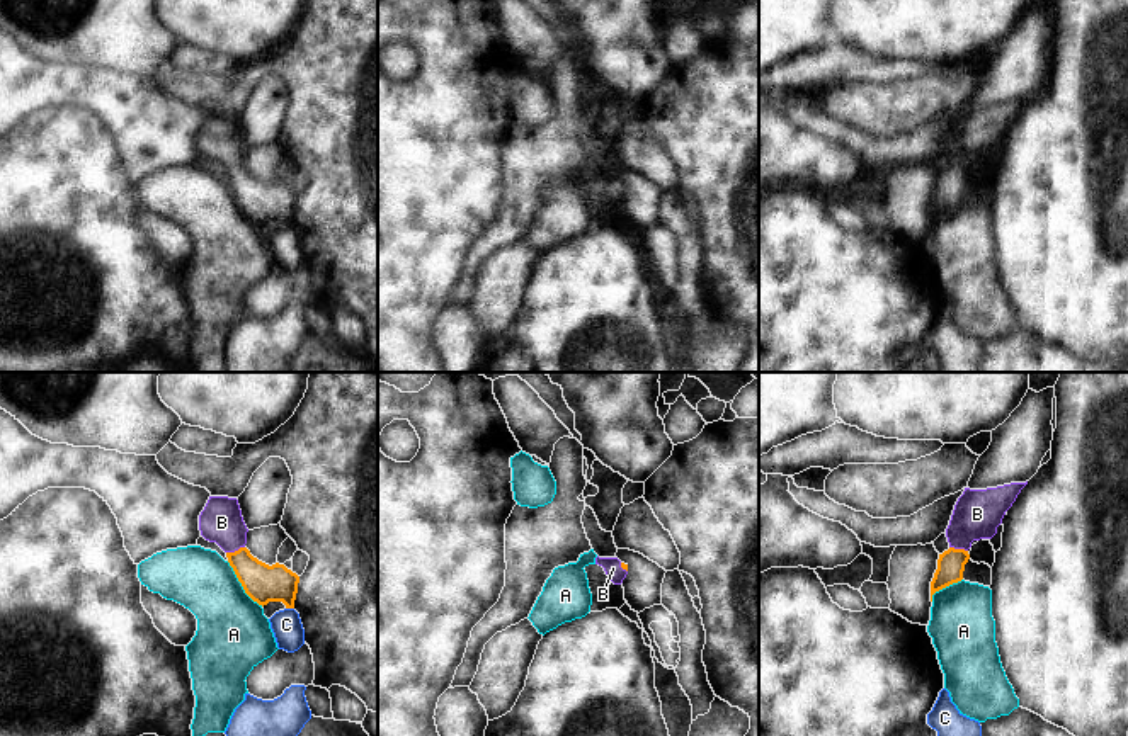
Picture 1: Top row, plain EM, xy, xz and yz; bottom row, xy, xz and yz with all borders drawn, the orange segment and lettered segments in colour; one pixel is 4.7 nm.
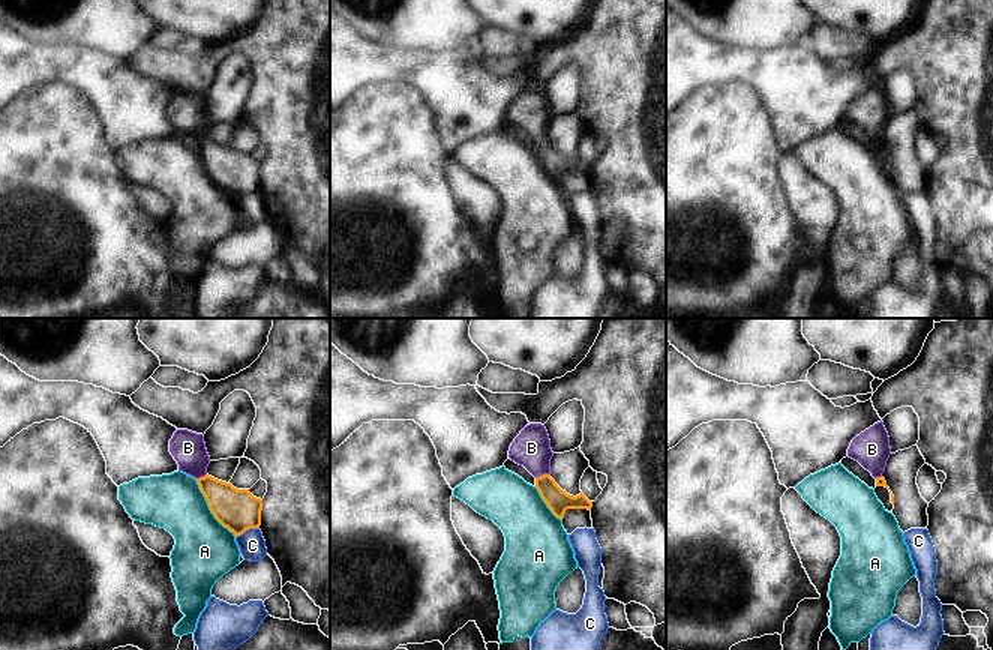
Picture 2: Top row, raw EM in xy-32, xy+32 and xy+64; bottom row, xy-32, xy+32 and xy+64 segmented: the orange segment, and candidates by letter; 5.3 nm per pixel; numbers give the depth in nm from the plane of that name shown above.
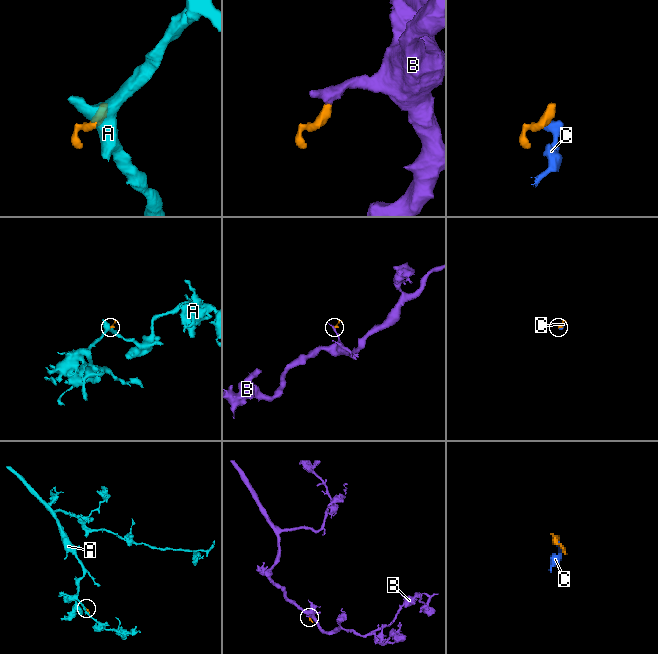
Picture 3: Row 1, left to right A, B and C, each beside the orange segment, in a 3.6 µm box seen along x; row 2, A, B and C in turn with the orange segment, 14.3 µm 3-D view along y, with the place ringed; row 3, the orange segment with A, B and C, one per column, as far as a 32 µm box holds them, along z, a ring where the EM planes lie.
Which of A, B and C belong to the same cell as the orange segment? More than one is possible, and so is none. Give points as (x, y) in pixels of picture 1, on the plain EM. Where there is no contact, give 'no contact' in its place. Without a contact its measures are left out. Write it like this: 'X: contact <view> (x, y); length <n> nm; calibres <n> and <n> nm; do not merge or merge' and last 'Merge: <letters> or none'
A: contact xy (242, 204); length 280 nm; calibres 180 and 340 nm; do not merge
B: contact xy (235, 170); length 90 nm; calibres 180 and 200 nm; merge
C: contact xy (290, 226); length 40 nm; calibres 180 and 140 nm; do not merge
Merge: B

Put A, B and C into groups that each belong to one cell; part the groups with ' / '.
A / B / C

